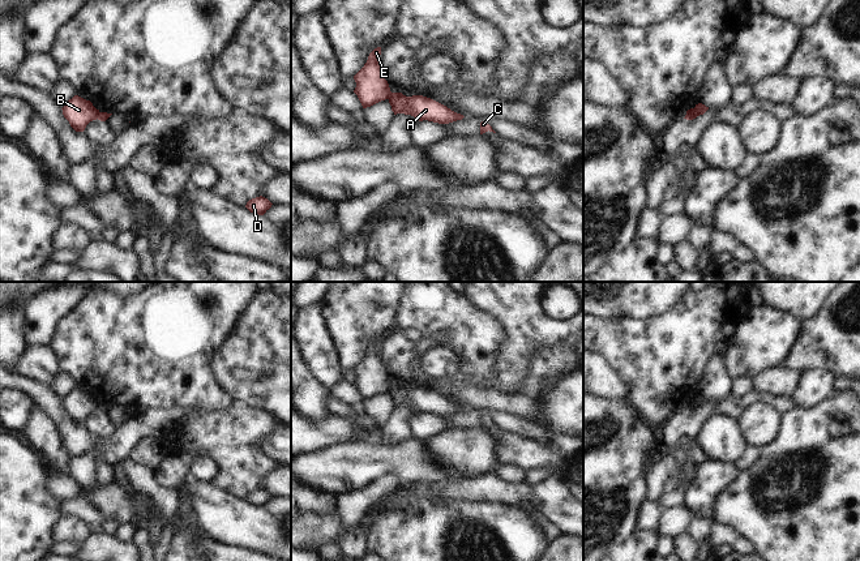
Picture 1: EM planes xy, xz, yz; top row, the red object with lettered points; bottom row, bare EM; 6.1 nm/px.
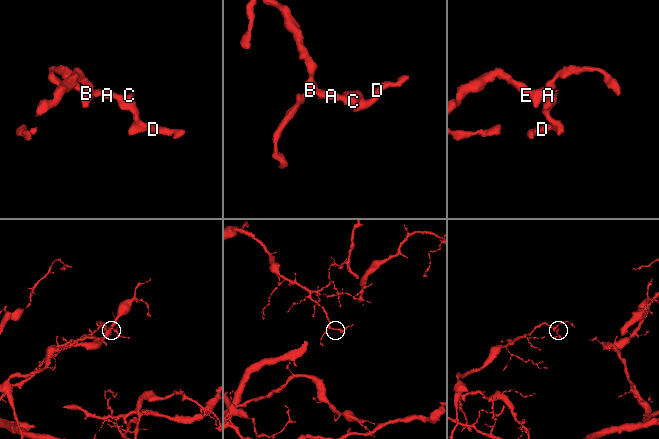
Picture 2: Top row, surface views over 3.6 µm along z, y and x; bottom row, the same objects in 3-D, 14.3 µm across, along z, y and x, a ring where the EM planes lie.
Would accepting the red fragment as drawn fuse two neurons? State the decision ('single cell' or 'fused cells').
fused cells

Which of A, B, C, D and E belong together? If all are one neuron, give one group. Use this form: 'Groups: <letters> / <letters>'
Groups: A C D / B E.

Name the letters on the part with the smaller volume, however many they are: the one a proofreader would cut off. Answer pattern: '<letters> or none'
A, C, D

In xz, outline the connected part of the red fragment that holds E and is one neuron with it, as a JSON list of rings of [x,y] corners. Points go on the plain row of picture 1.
[[[381,339],[375,341],[364,359],[354,368],[358,387],[363,401],[371,399],[381,393],[389,391],[390,380],[380,360]]]

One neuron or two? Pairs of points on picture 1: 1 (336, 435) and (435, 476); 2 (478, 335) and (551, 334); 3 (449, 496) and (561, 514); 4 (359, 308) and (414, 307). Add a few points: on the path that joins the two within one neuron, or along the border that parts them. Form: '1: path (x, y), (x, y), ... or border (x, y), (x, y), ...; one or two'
1: border (355, 440), (330, 444), (321, 449); two
2: border (484, 312), (503, 330), (493, 364); two
3: path (476, 491), (497, 491), (508, 495), (534, 497); one
4: border (402, 295), (396, 312), (396, 329); two

